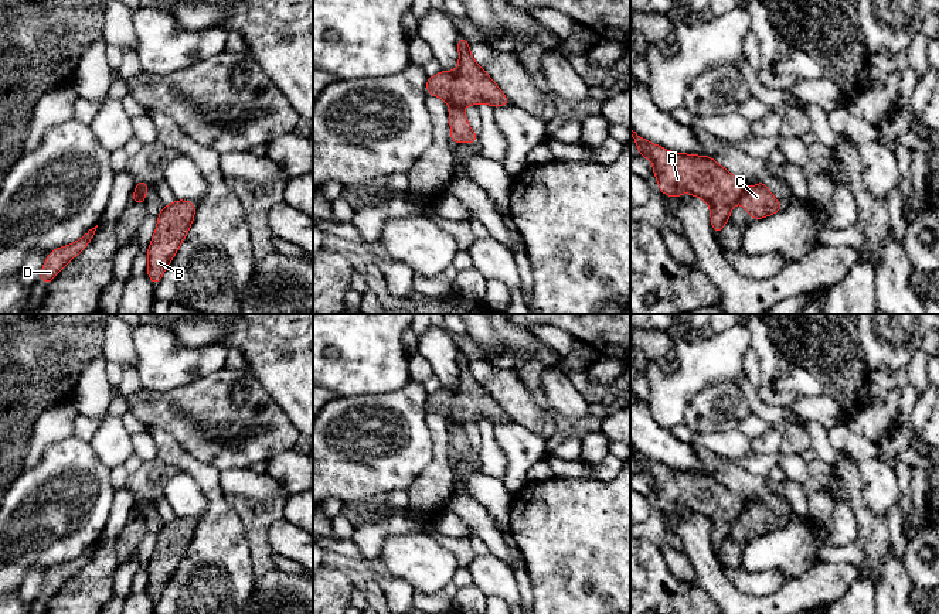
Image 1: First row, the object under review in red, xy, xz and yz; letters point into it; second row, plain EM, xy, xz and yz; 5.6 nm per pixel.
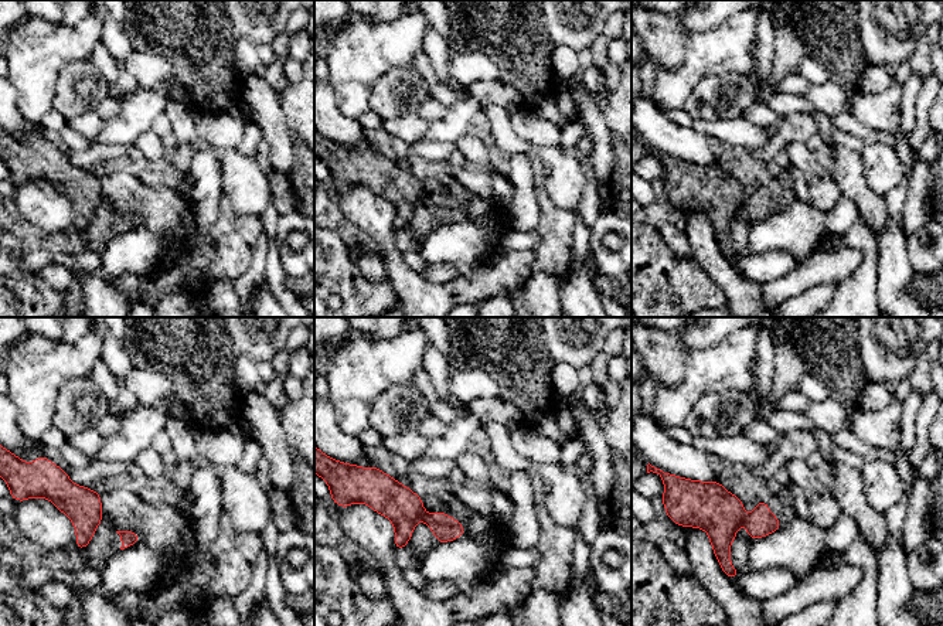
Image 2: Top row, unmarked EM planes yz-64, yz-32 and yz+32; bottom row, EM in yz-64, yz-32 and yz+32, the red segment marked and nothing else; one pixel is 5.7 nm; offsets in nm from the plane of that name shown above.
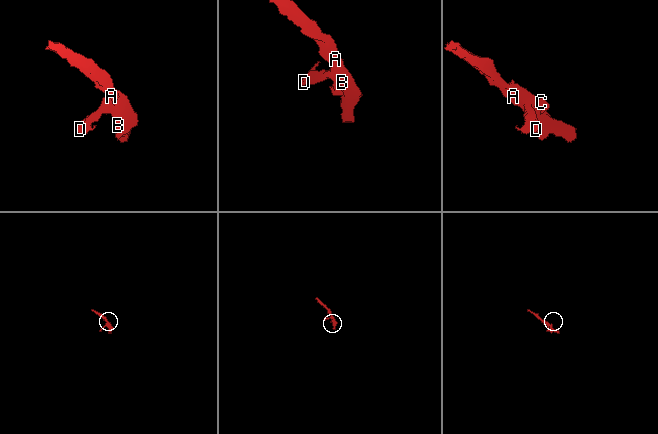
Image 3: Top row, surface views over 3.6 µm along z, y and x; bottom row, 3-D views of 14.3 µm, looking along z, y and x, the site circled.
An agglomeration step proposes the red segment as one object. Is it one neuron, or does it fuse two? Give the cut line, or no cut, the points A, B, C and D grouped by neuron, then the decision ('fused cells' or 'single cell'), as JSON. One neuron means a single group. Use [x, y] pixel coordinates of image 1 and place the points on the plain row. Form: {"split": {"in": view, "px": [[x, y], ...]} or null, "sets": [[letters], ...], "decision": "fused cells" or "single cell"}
{"split": {"in": "yz", "px": [[745, 507], [738, 518]]}, "sets": [["A", "B", "D"], ["C"]], "decision": "fused cells"}

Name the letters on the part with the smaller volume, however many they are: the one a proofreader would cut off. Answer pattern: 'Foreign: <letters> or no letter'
Foreign: C

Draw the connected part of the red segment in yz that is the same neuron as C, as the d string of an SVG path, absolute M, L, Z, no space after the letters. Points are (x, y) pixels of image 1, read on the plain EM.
M765 498L745 506L739 519L749 529L752 538L773 532L782 526L782 521L768 508Z

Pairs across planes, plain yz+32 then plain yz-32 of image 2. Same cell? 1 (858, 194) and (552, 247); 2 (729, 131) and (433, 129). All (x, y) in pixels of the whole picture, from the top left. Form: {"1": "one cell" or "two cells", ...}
{"1": "one cell", "2": "two cells"}

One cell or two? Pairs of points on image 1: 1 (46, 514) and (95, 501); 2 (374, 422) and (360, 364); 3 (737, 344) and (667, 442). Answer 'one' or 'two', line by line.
1: one
2: two
3: two

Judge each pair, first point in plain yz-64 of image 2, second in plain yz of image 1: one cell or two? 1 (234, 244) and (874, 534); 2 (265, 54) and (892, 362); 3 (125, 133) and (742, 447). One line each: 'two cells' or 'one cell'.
1: one cell
2: two cells
3: two cells

